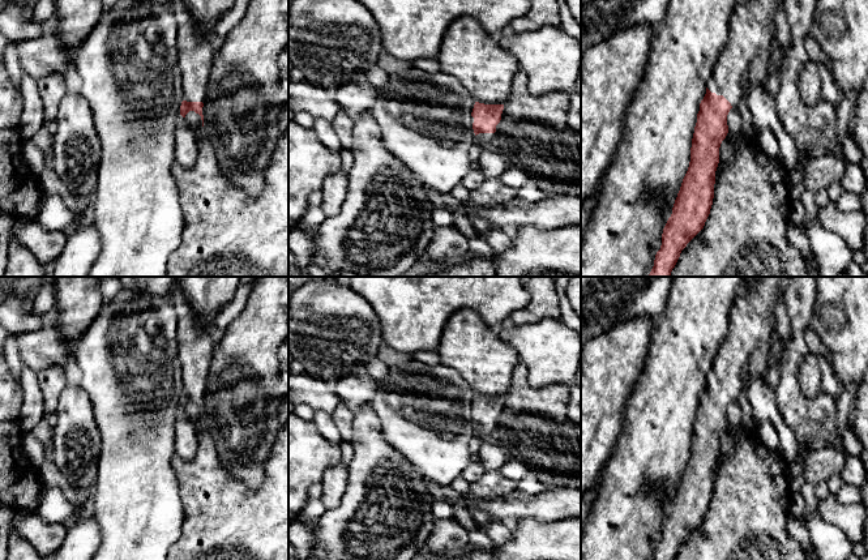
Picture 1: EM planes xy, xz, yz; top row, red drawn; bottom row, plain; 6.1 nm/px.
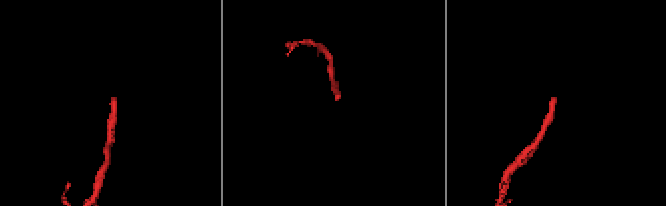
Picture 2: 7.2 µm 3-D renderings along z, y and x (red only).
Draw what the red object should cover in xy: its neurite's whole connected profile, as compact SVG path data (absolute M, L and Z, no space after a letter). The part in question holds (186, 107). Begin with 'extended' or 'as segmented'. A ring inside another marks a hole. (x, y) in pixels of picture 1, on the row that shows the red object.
extended; M170 0L170 5L176 18L176 44L179 50L181 86L184 90L180 115L185 117L189 111L194 111L201 116L204 127L202 107L217 47L209 38L198 34L196 20L183 0Z

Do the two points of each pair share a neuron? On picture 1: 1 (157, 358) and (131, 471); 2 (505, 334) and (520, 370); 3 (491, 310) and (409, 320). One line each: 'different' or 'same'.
1: same
2: different
3: same

